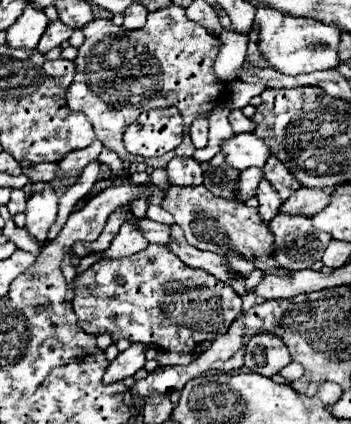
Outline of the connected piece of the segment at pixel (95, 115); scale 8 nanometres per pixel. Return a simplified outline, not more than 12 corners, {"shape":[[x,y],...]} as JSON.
{"shape":[[179,6],[83,28],[67,106],[129,160],[151,108],[185,130],[225,98],[221,40]]}

